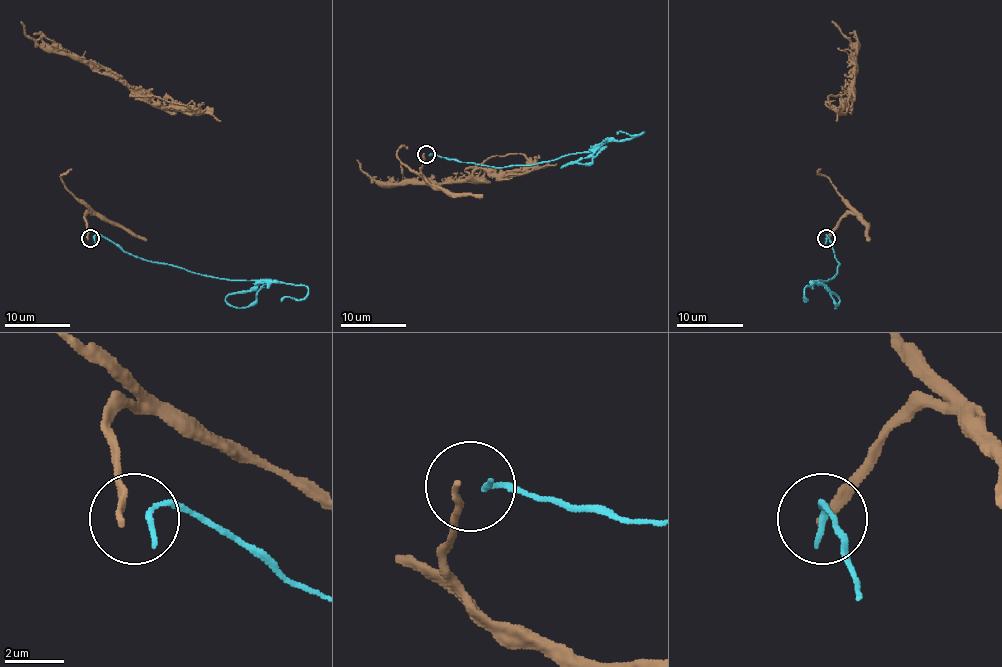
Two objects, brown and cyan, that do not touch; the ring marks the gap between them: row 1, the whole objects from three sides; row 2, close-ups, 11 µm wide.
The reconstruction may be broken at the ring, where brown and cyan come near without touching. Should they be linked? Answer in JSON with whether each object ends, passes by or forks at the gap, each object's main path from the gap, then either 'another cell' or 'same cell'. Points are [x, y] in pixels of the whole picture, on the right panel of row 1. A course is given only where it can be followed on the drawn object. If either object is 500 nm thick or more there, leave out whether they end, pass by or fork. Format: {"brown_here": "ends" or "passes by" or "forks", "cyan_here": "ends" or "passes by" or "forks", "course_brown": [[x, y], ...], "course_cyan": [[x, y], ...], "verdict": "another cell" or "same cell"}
{"brown_here": "ends", "cyan_here": "ends", "course_brown": [[826, 238], [848, 208], [818, 172], [839, 95], [846, 97], [853, 85], [854, 66], [854, 49], [831, 21]], "course_cyan": [[826, 238], [826, 234], [839, 264], [838, 273], [828, 281], [815, 281], [805, 289], [806, 302]], "verdict": "same cell"}

